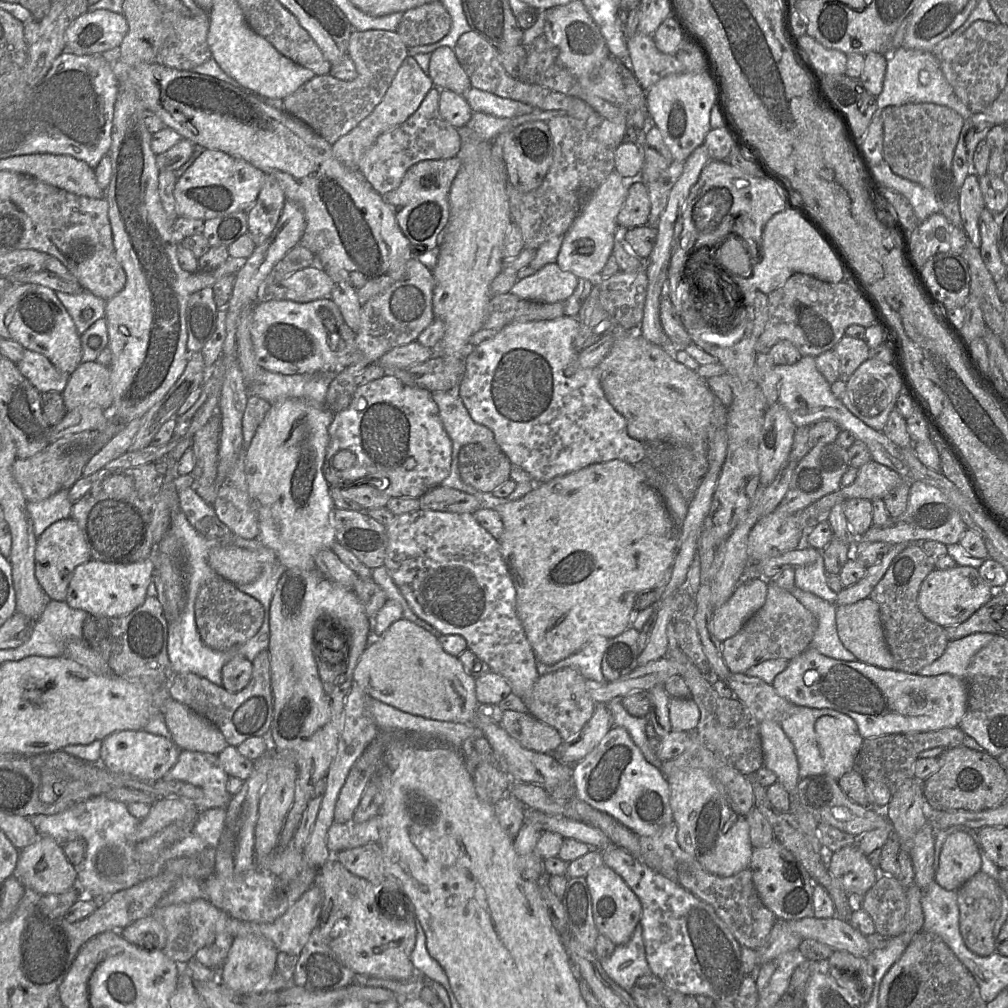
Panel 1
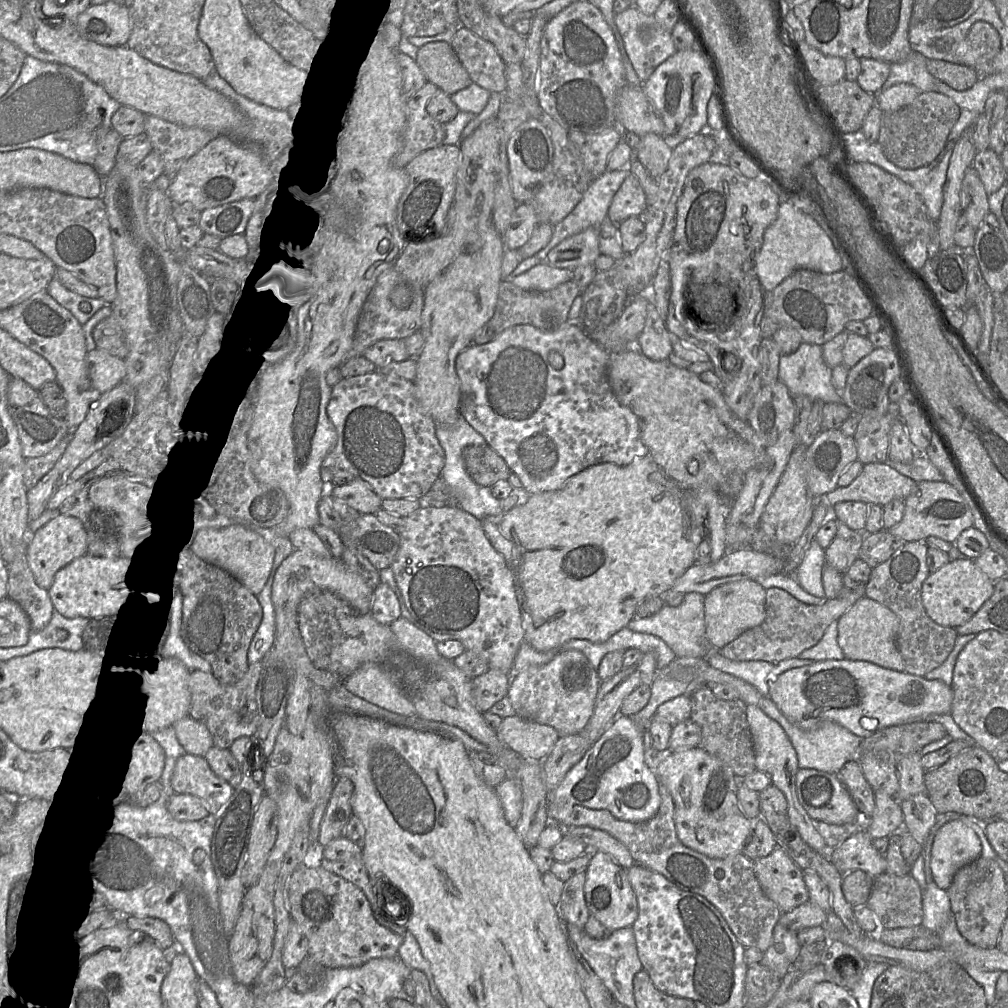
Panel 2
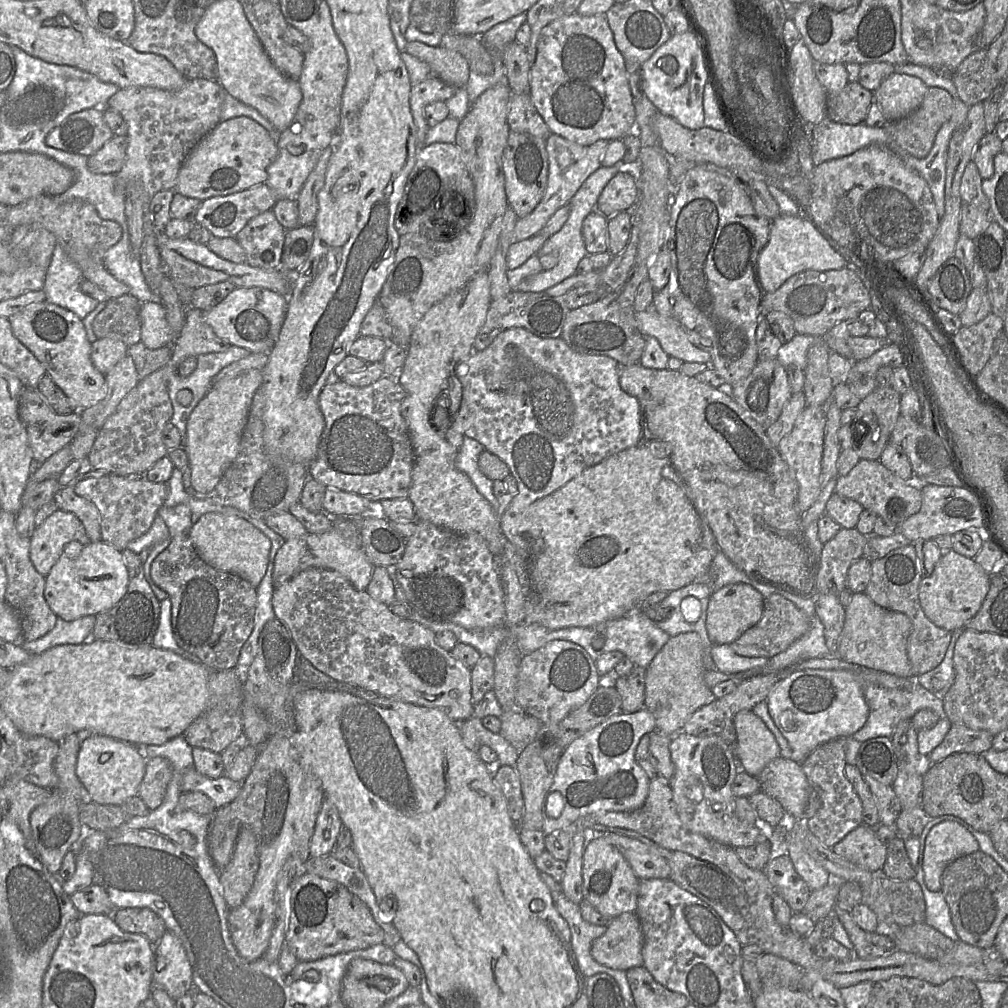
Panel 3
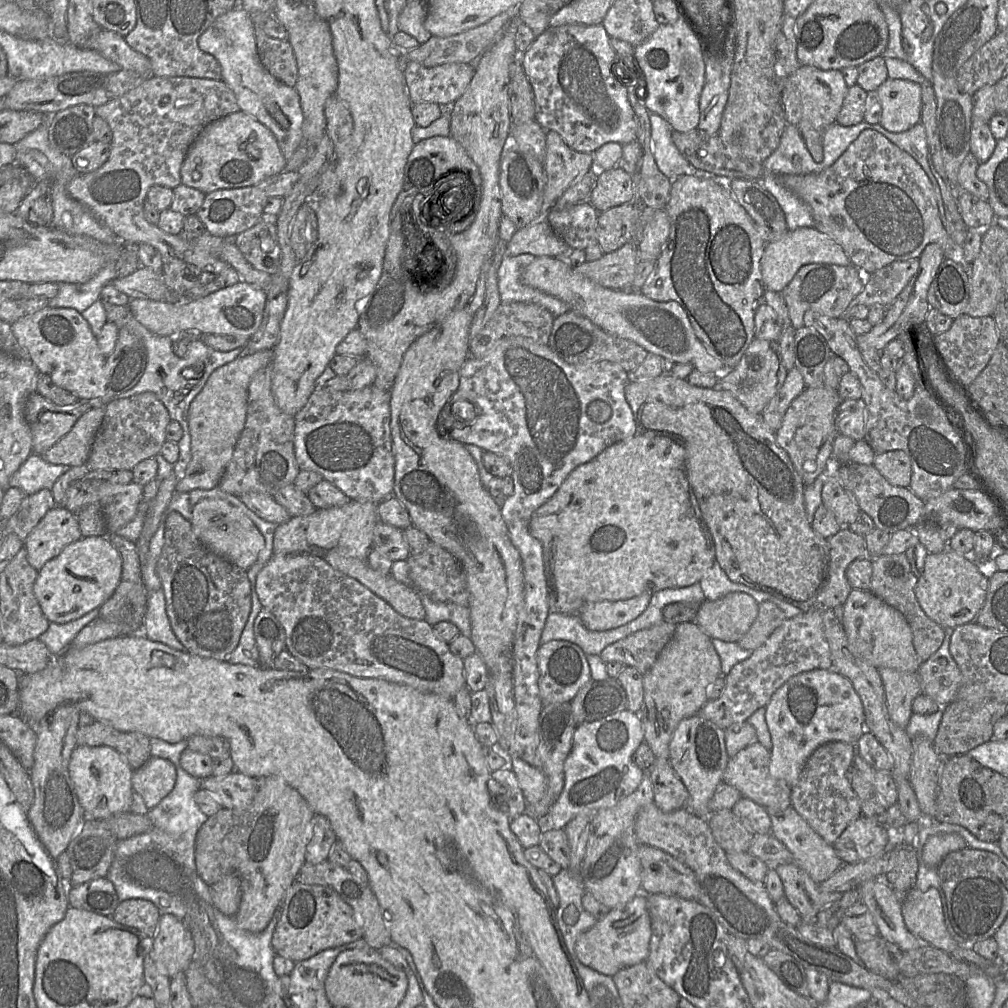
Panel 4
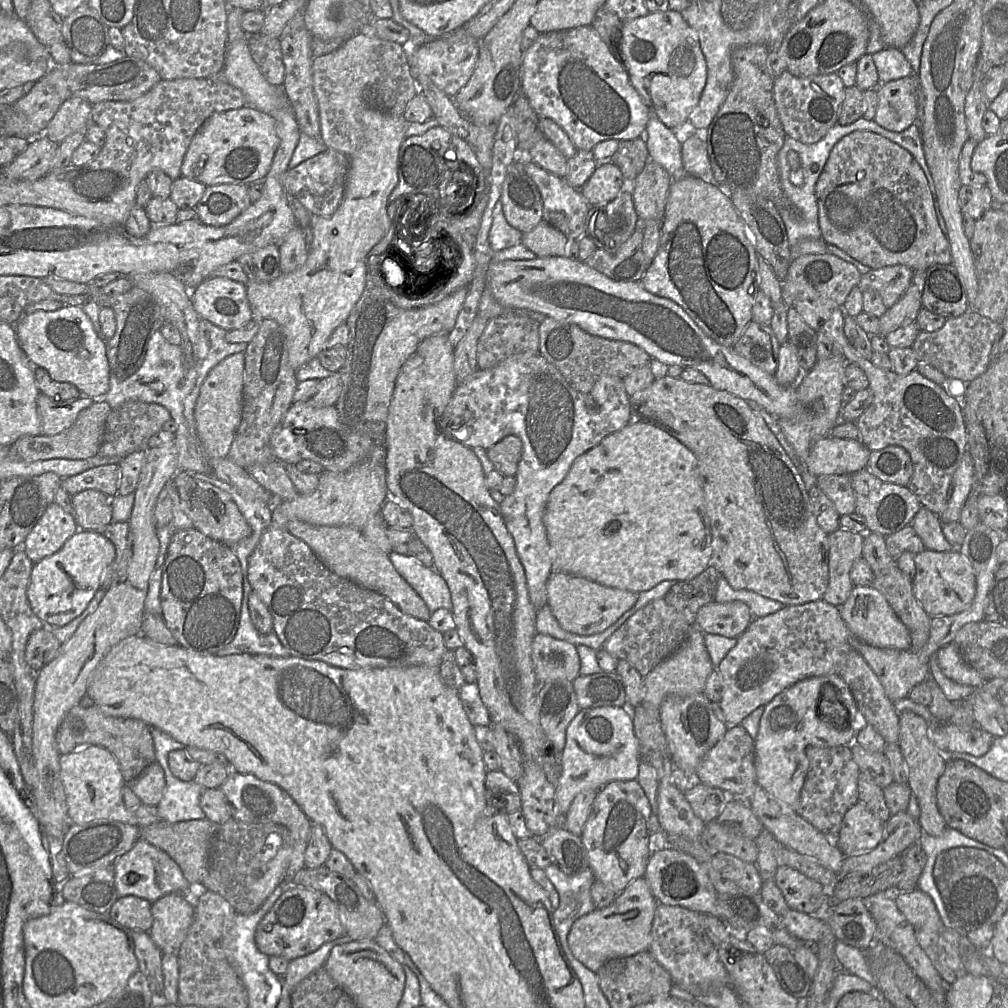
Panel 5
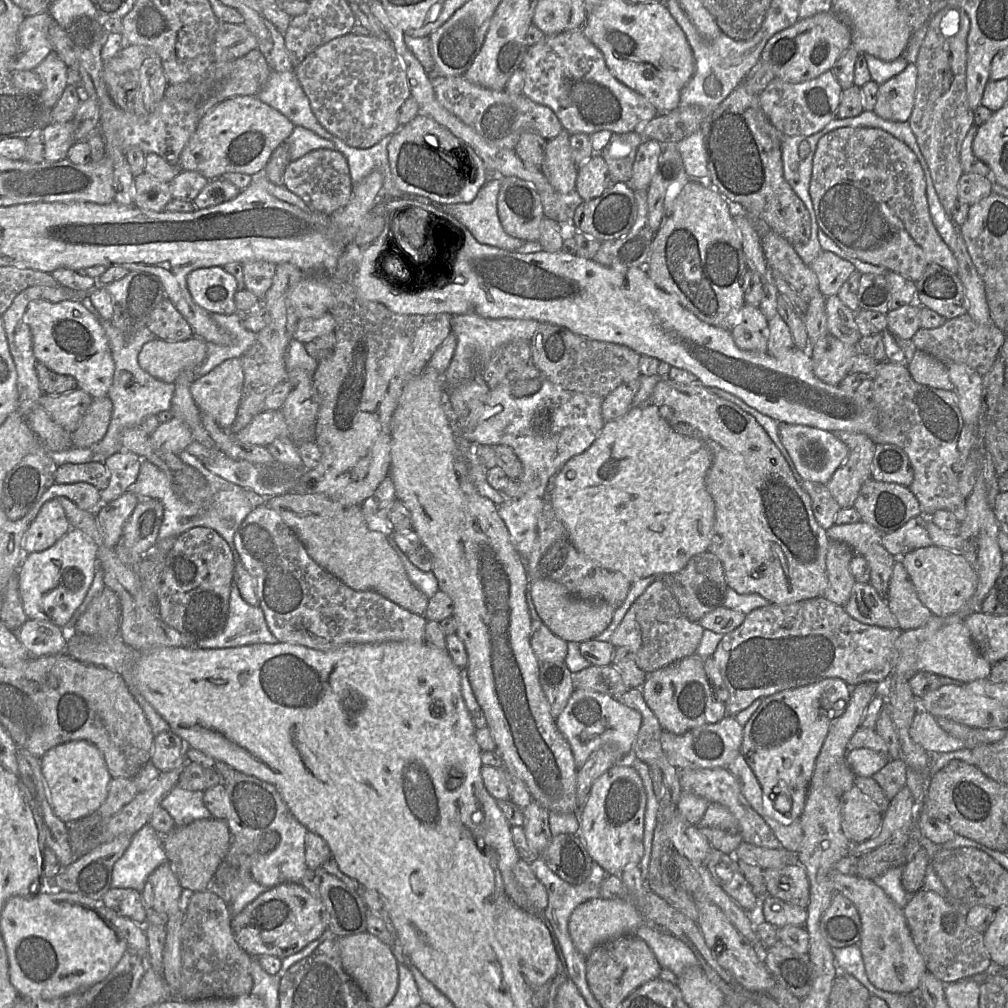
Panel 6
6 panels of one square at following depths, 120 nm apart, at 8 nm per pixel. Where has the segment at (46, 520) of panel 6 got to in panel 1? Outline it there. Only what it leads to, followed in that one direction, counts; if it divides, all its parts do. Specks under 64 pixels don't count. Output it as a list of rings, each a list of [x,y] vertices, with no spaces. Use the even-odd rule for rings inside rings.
[[[71,517],[62,519],[50,525],[37,538],[35,576],[51,600],[65,602],[73,571],[90,559],[90,548],[77,522]]]

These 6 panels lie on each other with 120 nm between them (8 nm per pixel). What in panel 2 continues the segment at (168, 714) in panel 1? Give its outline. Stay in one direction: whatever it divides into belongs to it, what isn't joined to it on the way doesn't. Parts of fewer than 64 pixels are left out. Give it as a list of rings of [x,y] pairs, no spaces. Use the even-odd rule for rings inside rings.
[[[190,716],[178,720],[172,727],[187,754],[204,757],[214,747],[213,737],[207,726]]]

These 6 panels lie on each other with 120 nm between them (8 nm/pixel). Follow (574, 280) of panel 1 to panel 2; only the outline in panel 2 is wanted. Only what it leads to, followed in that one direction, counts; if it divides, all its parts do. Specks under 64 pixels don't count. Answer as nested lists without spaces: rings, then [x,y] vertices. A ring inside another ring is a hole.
[[[541,262],[511,279],[511,282],[526,291],[548,291],[570,280],[573,280],[573,270],[555,268]]]

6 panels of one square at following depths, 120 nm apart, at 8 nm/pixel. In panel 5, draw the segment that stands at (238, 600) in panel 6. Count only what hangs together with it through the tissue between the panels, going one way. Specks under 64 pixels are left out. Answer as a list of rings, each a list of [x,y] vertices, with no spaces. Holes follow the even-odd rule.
[[[243,572],[243,598],[240,620],[233,640],[218,651],[218,656],[232,654],[264,654],[272,657],[288,657],[289,651],[282,645],[274,632],[260,633],[253,625],[249,613],[248,598],[253,589]]]

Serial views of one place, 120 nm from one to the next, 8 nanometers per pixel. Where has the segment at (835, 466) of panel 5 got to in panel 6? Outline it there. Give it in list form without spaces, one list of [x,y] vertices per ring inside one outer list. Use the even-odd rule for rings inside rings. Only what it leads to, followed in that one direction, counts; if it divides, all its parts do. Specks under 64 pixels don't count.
[[[779,423],[779,437],[798,473],[808,481],[826,485],[848,455],[847,446],[830,431],[805,425]]]

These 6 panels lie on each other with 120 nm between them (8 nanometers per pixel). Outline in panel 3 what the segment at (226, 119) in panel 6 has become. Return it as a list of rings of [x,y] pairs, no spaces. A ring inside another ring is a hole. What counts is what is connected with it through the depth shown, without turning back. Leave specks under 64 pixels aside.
[[[245,116],[219,122],[189,152],[178,173],[174,192],[204,201],[240,192],[268,179],[268,167],[278,154],[277,142],[259,123]]]

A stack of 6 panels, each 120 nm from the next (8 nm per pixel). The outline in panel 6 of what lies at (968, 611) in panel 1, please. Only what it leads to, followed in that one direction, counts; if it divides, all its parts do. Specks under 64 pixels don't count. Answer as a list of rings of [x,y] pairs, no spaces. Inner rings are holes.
[[[931,545],[906,553],[898,559],[908,573],[918,599],[934,616],[957,613],[967,605],[976,591],[977,575],[960,552]]]

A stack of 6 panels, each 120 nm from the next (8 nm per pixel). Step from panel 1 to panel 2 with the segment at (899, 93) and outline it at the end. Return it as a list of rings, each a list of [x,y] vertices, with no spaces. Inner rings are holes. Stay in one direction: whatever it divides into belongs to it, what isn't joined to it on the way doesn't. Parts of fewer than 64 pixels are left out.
[[[913,51],[909,57],[898,63],[890,64],[890,73],[882,91],[899,83],[907,83],[915,86],[921,93],[935,91],[937,79],[927,71],[927,57]]]

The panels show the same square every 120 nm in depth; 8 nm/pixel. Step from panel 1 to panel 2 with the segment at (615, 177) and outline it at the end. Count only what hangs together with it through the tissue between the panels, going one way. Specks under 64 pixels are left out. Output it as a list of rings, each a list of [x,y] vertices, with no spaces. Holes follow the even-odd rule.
[[[589,227],[557,244],[543,262],[555,268],[574,270],[578,266],[592,265],[600,254],[599,229]]]

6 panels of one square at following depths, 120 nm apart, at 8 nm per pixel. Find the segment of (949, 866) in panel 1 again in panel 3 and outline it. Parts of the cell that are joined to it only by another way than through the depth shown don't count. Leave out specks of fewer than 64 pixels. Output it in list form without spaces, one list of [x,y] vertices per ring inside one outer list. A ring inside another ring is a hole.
[[[943,821],[933,827],[925,841],[923,870],[925,884],[931,891],[941,891],[945,868],[959,857],[979,850],[971,832],[954,821]]]

